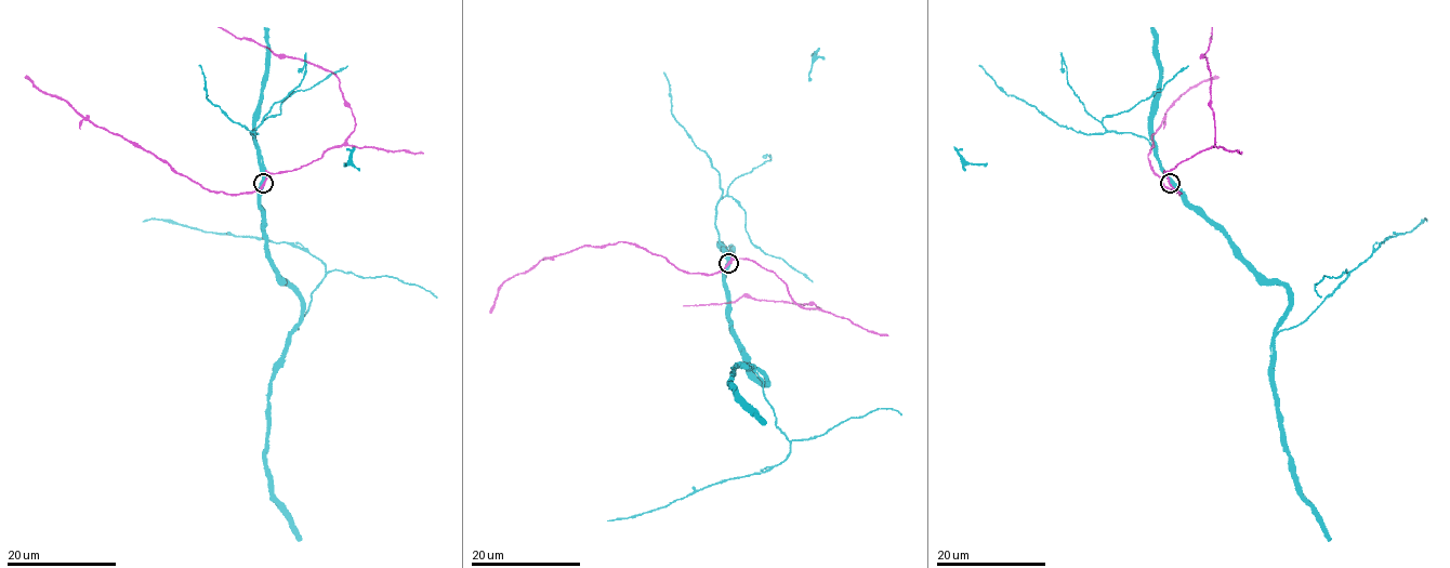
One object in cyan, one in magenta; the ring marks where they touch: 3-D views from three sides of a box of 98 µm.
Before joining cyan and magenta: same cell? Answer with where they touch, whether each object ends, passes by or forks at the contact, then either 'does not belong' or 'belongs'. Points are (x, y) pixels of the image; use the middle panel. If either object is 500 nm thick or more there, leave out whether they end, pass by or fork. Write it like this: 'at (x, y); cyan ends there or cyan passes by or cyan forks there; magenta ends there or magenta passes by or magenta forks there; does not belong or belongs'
at (728, 263); belongs

